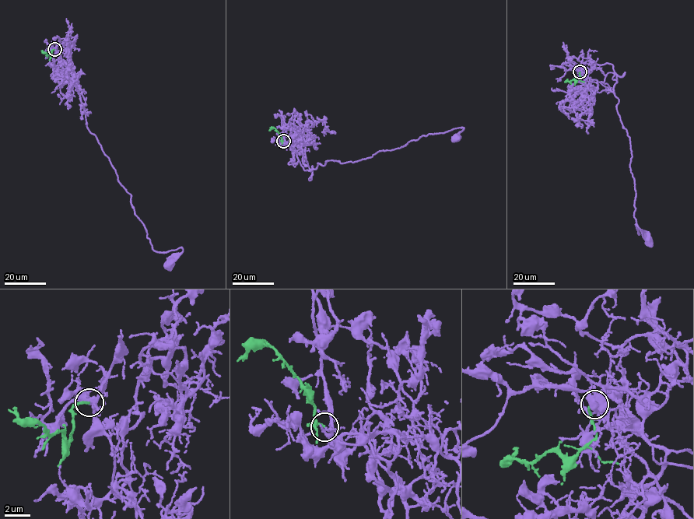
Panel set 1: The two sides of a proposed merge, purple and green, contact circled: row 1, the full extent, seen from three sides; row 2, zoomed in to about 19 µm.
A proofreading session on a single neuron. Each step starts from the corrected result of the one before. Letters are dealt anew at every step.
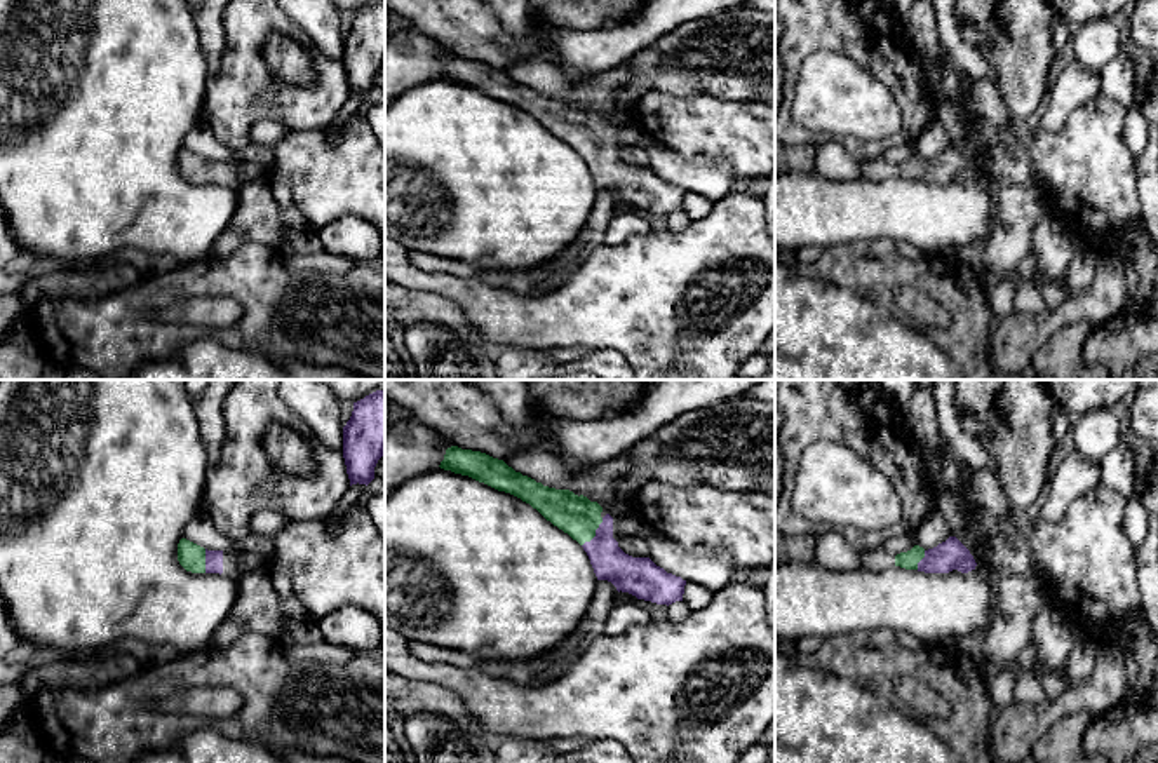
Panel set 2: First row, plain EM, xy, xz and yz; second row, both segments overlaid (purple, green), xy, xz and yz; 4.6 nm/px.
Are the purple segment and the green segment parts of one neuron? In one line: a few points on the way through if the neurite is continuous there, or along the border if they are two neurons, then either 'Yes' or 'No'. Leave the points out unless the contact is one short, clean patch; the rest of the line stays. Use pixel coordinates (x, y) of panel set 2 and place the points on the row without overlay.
Path across: xz (627, 183), (599, 155), (596, 143), (577, 126). Yes

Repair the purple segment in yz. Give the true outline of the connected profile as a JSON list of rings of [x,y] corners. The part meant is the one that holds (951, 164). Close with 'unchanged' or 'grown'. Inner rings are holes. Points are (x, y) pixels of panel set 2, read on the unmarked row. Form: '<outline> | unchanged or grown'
[[[949,146],[933,159],[925,160],[914,155],[911,160],[897,164],[895,176],[925,183],[949,183],[953,179],[968,183],[975,179],[977,172],[956,146]]] | grown

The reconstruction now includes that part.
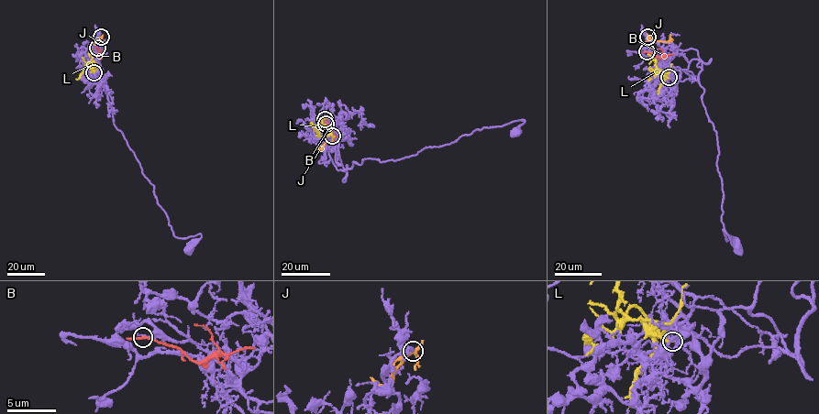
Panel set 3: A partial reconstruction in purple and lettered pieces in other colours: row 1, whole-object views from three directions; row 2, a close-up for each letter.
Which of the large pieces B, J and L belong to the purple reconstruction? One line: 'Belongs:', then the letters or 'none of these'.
Belongs: none of these

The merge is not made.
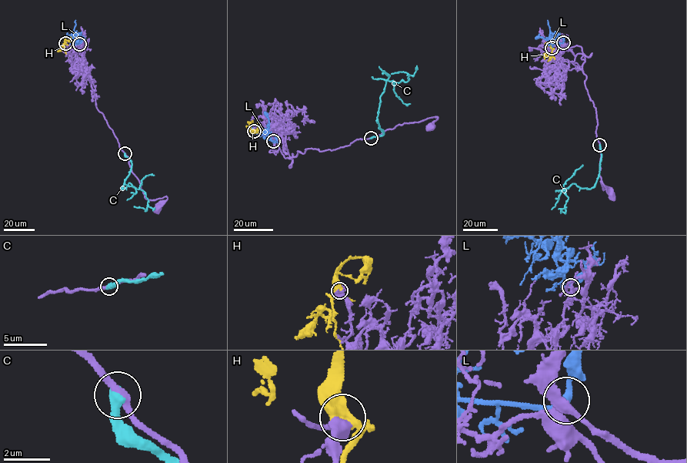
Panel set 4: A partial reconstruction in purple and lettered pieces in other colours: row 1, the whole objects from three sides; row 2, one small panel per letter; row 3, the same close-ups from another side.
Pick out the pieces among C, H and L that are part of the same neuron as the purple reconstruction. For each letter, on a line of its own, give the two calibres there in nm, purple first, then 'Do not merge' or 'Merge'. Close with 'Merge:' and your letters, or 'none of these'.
C: Thickness 280 nm (purple) against 440 nm. Do not merge
H: Thickness 480 nm (purple) against 440 nm. Do not merge
L: Thickness 240 nm (purple) against 190 nm. Merge
Merge: L

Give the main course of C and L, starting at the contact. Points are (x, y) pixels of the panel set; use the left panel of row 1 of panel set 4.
C: (125, 153), (131, 162), (131, 168), (122, 188), (129, 182), (142, 190), (148, 200), (146, 210), (134, 206)
L: (78, 44), (71, 41), (75, 20)

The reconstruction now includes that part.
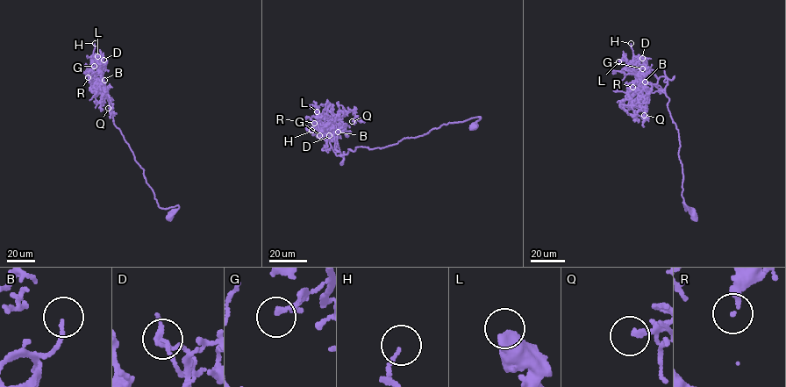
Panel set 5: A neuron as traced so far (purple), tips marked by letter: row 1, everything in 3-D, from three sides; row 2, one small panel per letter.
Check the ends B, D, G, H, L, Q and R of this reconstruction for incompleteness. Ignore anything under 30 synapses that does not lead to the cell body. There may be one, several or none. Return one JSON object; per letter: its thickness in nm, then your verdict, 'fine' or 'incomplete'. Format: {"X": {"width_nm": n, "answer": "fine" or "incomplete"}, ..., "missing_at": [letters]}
{"B": {"width_nm": 130, "answer": "incomplete"}, "D": {"width_nm": 120, "answer": "fine"}, "G": {"width_nm": 110, "answer": "fine"}, "H": {"width_nm": 100, "answer": "fine"}, "L": {"width_nm": 600, "answer": "fine"}, "Q": {"width_nm": 120, "answer": "incomplete"}, "R": {"width_nm": 140, "answer": "fine"}, "missing_at": ["B", "Q"]}

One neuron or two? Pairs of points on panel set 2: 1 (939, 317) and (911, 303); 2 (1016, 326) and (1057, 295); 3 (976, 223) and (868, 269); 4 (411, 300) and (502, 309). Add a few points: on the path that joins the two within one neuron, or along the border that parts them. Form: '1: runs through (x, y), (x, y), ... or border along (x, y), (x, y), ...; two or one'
1: runs through (932, 314), (918, 307); one
2: border along (1071, 293), (1059, 307), (1047, 310); two
3: border along (925, 255), (958, 256); two
4: border along (417, 290), (427, 290), (450, 298), (481, 335); two

